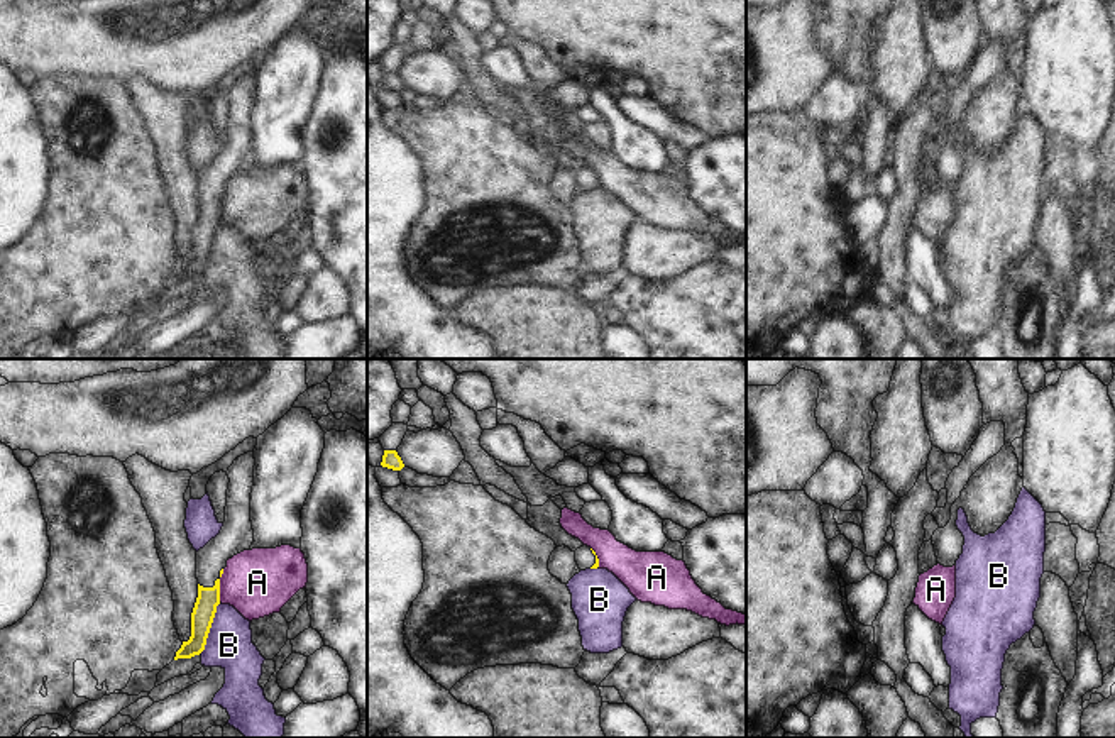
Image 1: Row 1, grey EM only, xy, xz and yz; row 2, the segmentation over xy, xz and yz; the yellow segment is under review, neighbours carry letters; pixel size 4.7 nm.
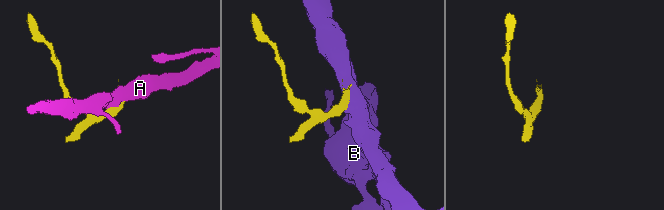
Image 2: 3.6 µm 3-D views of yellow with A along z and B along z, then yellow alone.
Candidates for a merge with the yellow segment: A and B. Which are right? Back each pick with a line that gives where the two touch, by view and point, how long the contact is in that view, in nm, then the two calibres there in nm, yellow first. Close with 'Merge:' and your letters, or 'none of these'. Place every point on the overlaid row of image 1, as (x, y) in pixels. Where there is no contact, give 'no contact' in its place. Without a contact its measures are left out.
Merge: none of these

